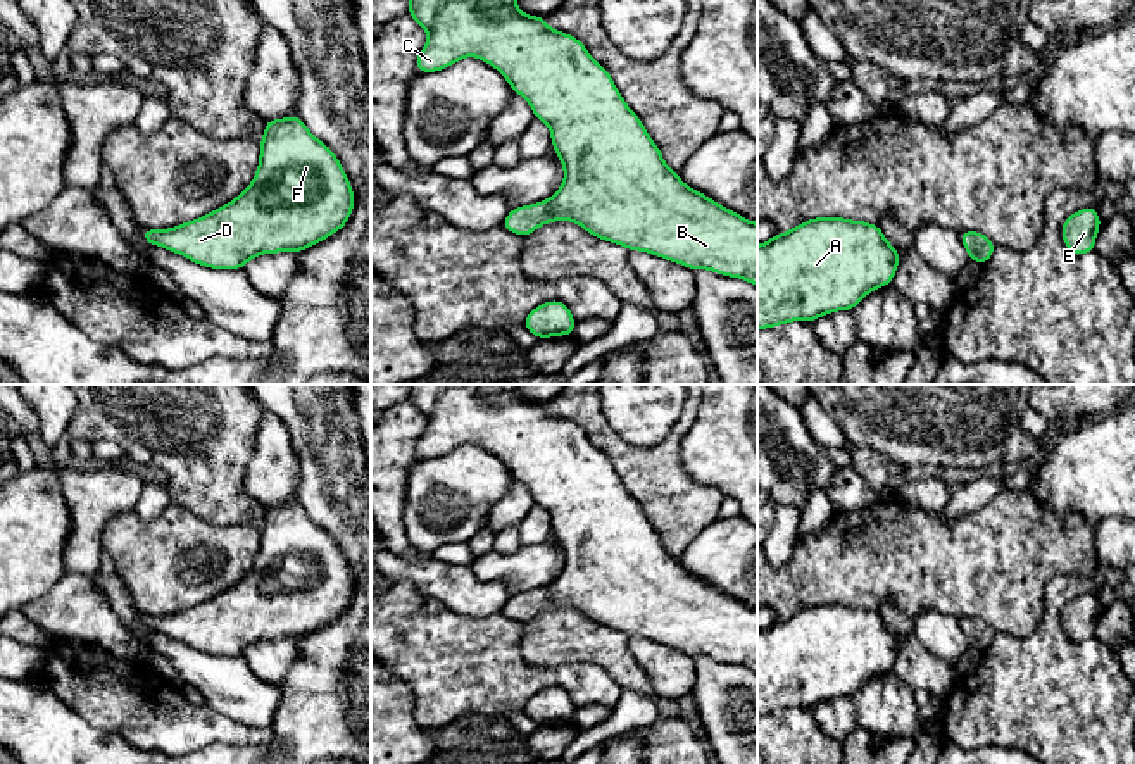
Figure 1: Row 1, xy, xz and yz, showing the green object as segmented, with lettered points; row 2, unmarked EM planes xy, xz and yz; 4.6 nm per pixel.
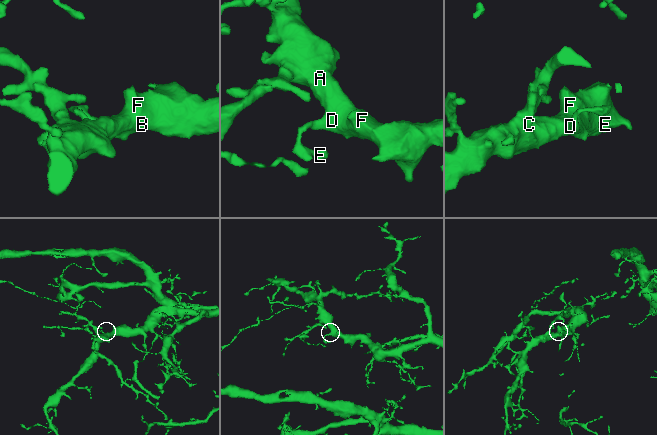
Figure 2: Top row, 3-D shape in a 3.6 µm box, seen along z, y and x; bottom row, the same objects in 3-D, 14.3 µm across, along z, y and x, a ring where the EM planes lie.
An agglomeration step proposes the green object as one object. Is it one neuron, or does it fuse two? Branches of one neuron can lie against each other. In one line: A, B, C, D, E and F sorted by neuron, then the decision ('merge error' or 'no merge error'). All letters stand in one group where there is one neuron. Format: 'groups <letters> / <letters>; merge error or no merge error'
groups A B C D E F; no merge error

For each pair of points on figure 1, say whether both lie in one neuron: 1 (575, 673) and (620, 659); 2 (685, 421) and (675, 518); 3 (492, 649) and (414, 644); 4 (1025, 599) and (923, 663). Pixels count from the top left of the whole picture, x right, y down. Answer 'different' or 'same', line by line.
1: different
2: same
3: same
4: different

